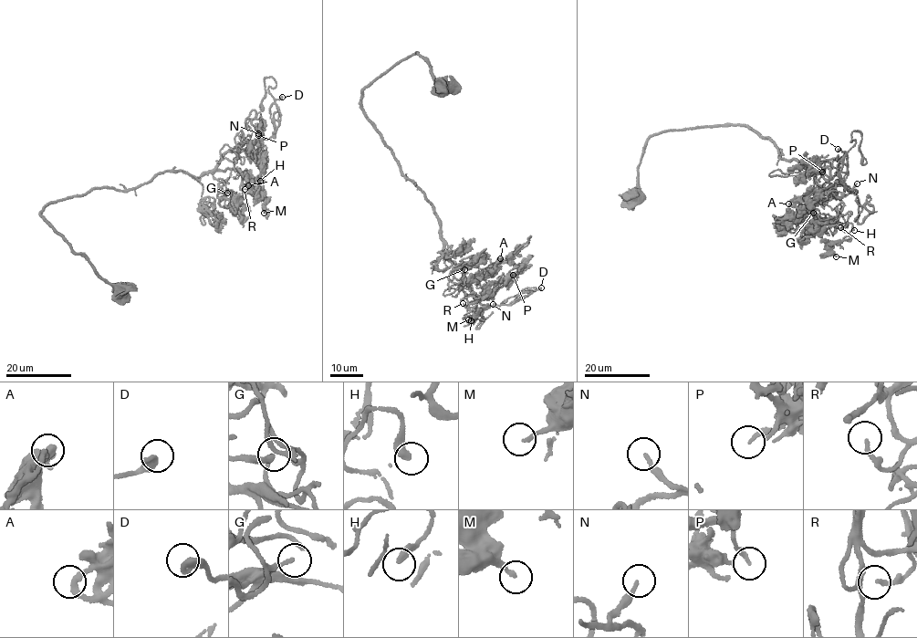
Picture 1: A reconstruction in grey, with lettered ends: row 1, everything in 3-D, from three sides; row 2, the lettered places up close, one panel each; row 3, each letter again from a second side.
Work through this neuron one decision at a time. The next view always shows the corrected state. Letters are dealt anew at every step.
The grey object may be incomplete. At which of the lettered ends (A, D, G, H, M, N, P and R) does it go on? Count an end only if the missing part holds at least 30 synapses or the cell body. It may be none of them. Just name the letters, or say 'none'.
H, N

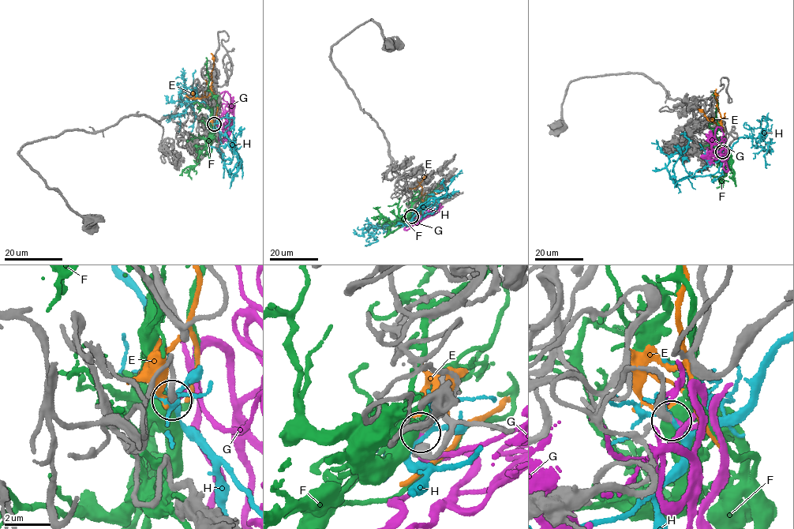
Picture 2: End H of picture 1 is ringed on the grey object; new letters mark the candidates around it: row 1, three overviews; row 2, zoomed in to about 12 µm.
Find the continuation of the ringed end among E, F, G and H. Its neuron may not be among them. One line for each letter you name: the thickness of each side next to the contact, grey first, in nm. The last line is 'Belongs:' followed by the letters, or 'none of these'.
G: Thickness 360 nm (grey) against 200 nm
Belongs: G

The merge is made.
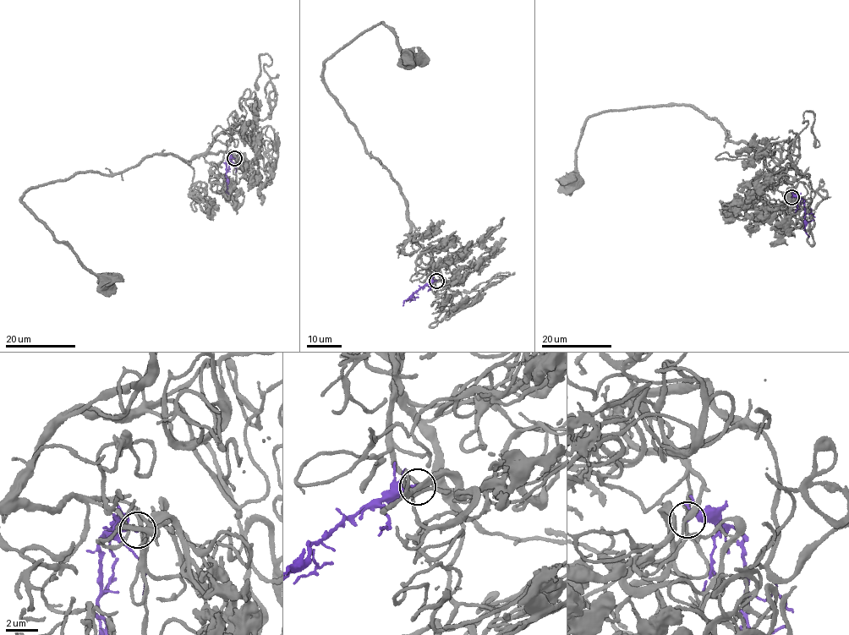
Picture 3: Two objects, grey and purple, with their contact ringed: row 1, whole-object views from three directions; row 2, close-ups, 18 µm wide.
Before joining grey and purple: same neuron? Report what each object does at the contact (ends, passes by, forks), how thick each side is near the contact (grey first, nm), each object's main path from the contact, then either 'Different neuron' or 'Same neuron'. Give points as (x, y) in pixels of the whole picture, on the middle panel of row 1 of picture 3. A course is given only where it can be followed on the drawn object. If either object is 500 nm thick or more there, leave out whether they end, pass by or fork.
At the ring grey passes by. At the ring purple ends. Thickness 260 nm (grey) against 190 nm. Course of grey: (437, 281), (430, 254), (411, 235), (397, 183), (366, 150), (324, 81), (324, 62), (380, 24), (410, 61). Course of purple: (436, 281), (432, 280), (420, 287), (404, 300), (403, 305). Different neuron

